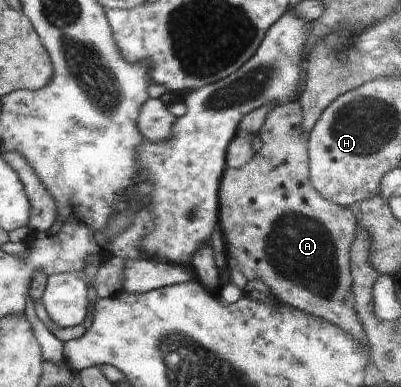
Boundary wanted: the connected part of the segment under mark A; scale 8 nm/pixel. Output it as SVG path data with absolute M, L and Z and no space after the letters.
M299 101L272 106L257 134L263 142L260 150L244 166L226 170L220 194L219 222L225 250L248 281L265 282L280 302L312 317L320 317L345 331L355 342L355 348L365 355L367 370L372 365L376 367L376 363L371 357L371 344L355 306L350 262L352 244L359 232L357 218L346 206L324 198L311 183L309 135L303 129L303 122L304 111Z

